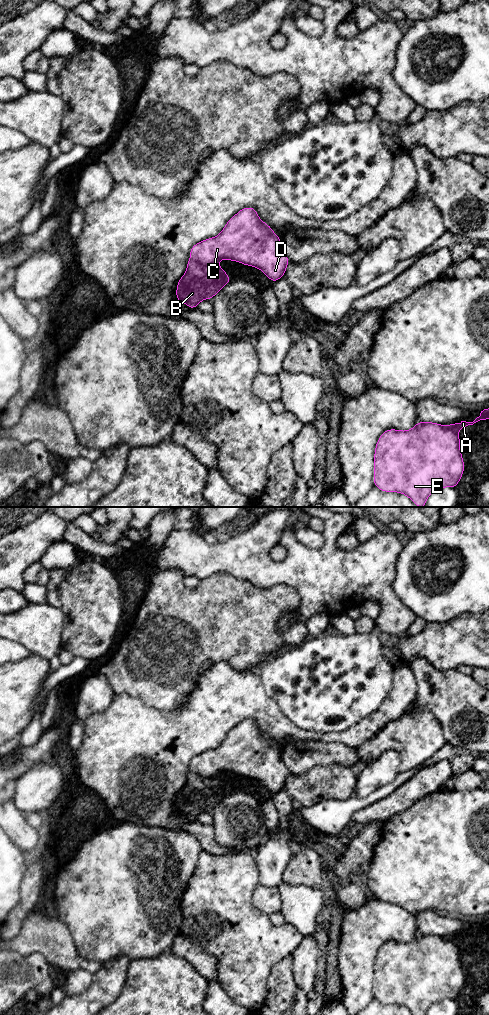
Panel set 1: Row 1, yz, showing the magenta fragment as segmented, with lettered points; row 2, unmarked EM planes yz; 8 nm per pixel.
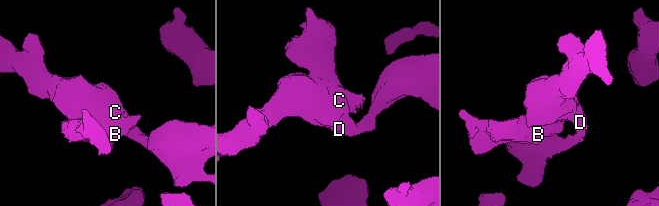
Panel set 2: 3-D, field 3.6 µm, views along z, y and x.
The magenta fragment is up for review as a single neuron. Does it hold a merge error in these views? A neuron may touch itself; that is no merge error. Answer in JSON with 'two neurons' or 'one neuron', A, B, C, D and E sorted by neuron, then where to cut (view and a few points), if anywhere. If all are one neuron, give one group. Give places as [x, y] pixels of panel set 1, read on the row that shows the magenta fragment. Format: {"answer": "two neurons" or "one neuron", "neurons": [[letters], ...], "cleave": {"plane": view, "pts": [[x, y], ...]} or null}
{"answer": "two neurons", "neurons": [["A", "C", "D", "E"], ["B"]], "cleave": {"plane": "yz", "pts": [[190, 259], [206, 265], [216, 263]]}}

